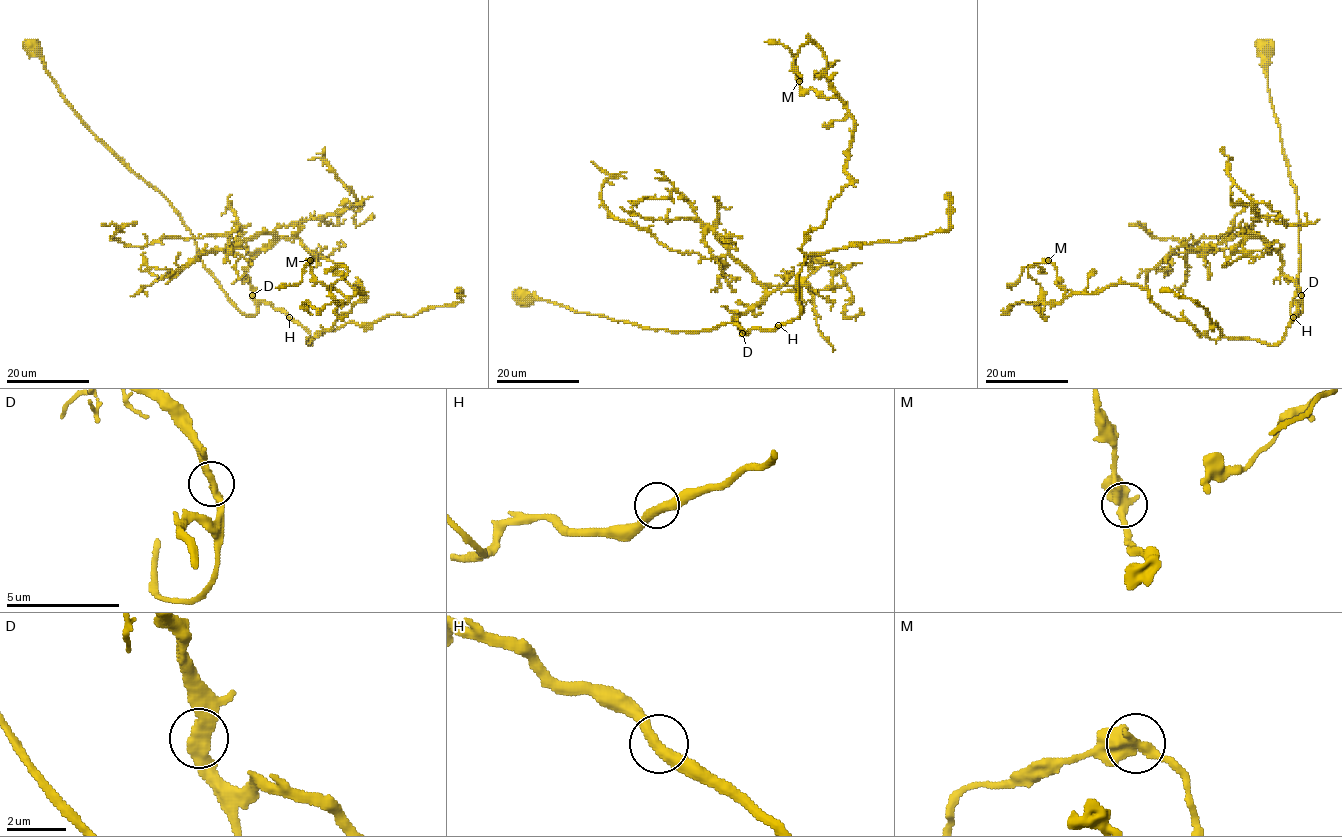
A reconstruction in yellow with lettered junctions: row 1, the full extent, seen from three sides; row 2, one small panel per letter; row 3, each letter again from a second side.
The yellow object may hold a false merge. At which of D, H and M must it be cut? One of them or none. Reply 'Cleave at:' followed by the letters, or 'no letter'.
Cleave at: no letter

